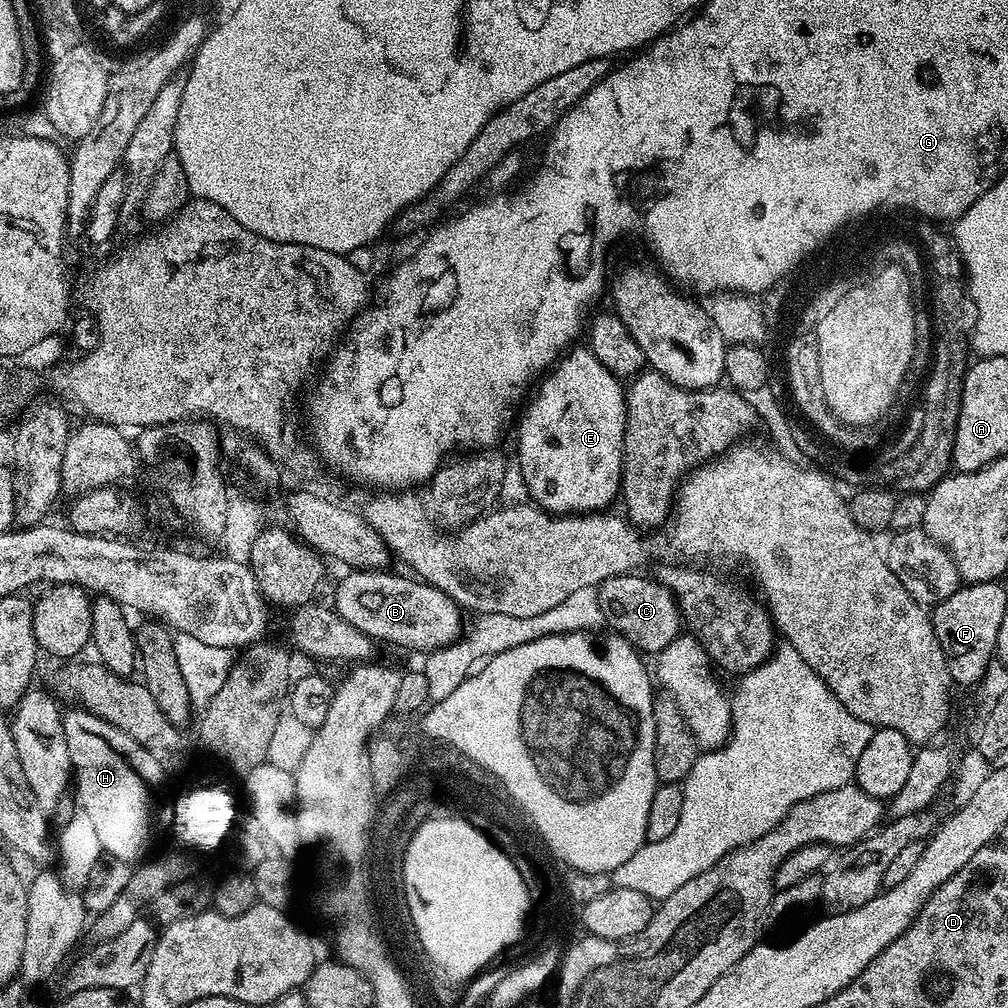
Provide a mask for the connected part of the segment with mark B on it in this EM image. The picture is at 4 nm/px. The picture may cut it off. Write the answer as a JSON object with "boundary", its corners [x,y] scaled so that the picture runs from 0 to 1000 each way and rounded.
{"boundary":[[[349,565],[337,575],[333,583],[333,599],[331,606],[347,621],[351,621],[359,629],[369,632],[370,636],[382,635],[385,639],[394,639],[397,643],[410,643],[416,649],[430,647],[432,643],[440,643],[455,635],[458,630],[458,604],[455,599],[438,585],[429,579],[422,579],[408,570],[396,571],[390,565]]]}

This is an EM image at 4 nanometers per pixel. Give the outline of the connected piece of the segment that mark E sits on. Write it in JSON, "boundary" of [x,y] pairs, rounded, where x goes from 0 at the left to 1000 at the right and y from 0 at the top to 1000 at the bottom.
{"boundary":[[[583,343],[575,344],[568,344],[557,353],[531,382],[526,396],[519,402],[520,414],[512,425],[512,456],[516,459],[516,472],[528,491],[525,492],[527,499],[549,510],[598,507],[617,488],[615,468],[619,464],[621,385],[605,367],[601,367]]]}

